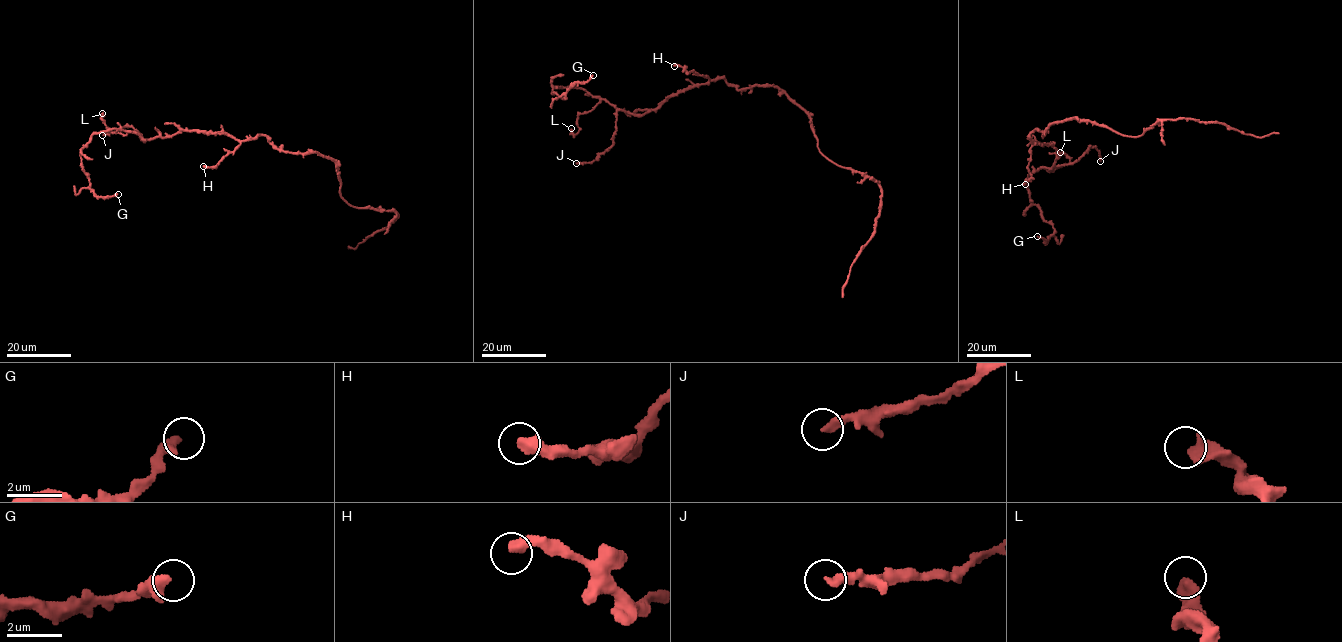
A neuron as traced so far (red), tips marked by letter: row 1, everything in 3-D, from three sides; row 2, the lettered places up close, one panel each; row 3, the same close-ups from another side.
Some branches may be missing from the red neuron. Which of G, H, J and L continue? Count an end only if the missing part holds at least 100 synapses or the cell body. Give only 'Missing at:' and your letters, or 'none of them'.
Missing at: none of them

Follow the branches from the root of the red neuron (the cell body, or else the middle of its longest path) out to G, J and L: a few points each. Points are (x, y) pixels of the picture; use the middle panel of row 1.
G: (750, 86), (712, 79), (640, 114), (581, 88), (557, 86), (553, 93), (566, 98), (593, 75)
J: (750, 86), (738, 89), (716, 78), (672, 94), (640, 114), (618, 110), (613, 143), (591, 161), (576, 163)
L: (750, 86), (712, 79), (640, 114), (602, 100), (578, 116), (575, 135), (571, 128)

